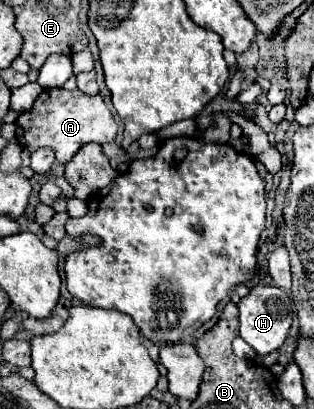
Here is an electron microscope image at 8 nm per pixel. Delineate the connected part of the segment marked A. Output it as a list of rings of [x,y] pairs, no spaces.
[[[45,89],[31,109],[23,111],[17,121],[17,141],[23,149],[29,153],[41,149],[41,147],[51,147],[55,151],[57,163],[67,163],[71,157],[85,145],[85,143],[97,143],[105,145],[115,141],[117,137],[117,123],[107,109],[105,101],[101,95],[85,97],[79,89],[67,91],[67,89]]]

